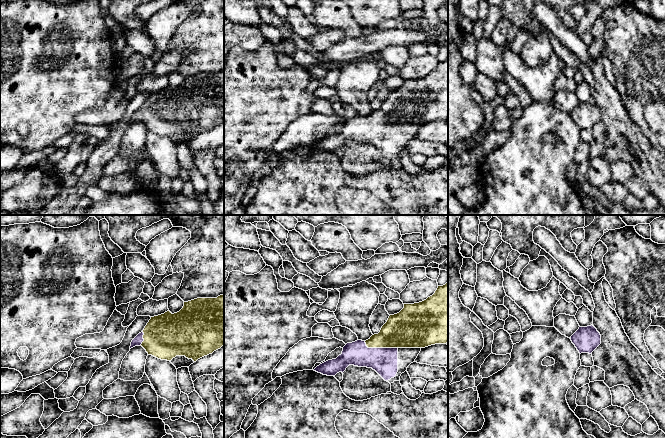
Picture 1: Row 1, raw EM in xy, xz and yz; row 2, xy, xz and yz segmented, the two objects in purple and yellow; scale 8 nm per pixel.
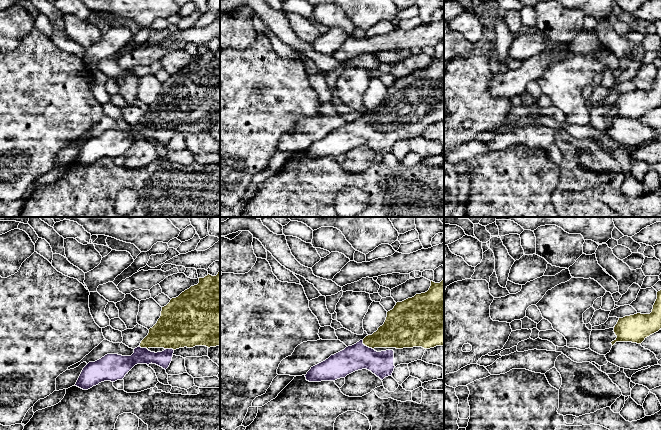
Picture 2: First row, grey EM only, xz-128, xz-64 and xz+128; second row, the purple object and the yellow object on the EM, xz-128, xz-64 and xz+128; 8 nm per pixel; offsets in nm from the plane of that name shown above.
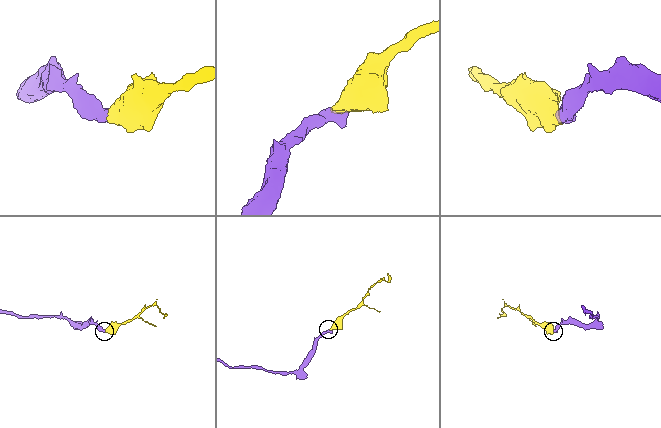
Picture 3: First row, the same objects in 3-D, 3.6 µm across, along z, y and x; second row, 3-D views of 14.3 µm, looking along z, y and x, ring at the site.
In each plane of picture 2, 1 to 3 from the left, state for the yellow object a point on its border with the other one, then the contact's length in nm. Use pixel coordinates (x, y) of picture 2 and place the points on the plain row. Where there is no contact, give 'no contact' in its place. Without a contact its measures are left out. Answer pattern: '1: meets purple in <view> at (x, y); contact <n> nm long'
1: meets purple in xz-128 at (143, 124); contact 80 nm long
2: meets purple in xz-64 at (366, 122); contact 120 nm long
3: no contact

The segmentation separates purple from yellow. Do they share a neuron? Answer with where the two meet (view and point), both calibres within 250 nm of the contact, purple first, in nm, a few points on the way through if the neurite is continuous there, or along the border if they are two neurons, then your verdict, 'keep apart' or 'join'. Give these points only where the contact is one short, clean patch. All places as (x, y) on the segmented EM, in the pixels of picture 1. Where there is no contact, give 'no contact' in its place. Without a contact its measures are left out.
meets purple in xz at (380, 348); 220 nm thick on the purple side, 280 nm on the other; runs through xz (384, 361), (380, 348), (395, 333), (402, 330); join

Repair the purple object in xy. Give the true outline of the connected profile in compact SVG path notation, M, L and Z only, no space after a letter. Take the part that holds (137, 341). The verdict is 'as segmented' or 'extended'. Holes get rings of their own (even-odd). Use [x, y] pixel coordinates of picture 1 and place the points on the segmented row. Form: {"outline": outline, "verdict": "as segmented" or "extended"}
{"outline": "M224 295L197 298L184 302L183 308L177 313L167 311L151 317L144 330L132 340L130 349L140 345L148 355L167 361L176 356L185 356L196 362L212 354L224 345Z", "verdict": "extended"}

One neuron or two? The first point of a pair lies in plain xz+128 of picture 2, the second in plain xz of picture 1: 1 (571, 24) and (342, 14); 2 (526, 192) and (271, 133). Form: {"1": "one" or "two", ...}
{"1": "one", "2": "two"}

